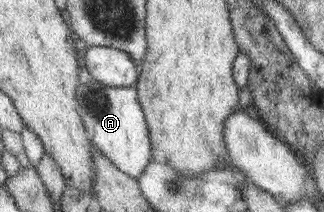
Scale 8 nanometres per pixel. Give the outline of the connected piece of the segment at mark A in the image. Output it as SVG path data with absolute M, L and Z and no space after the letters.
M91 80L78 88L78 101L80 113L93 146L109 161L132 178L137 180L146 168L151 164L151 142L149 131L141 111L138 95L133 88L117 88L103 85L98 81Z

